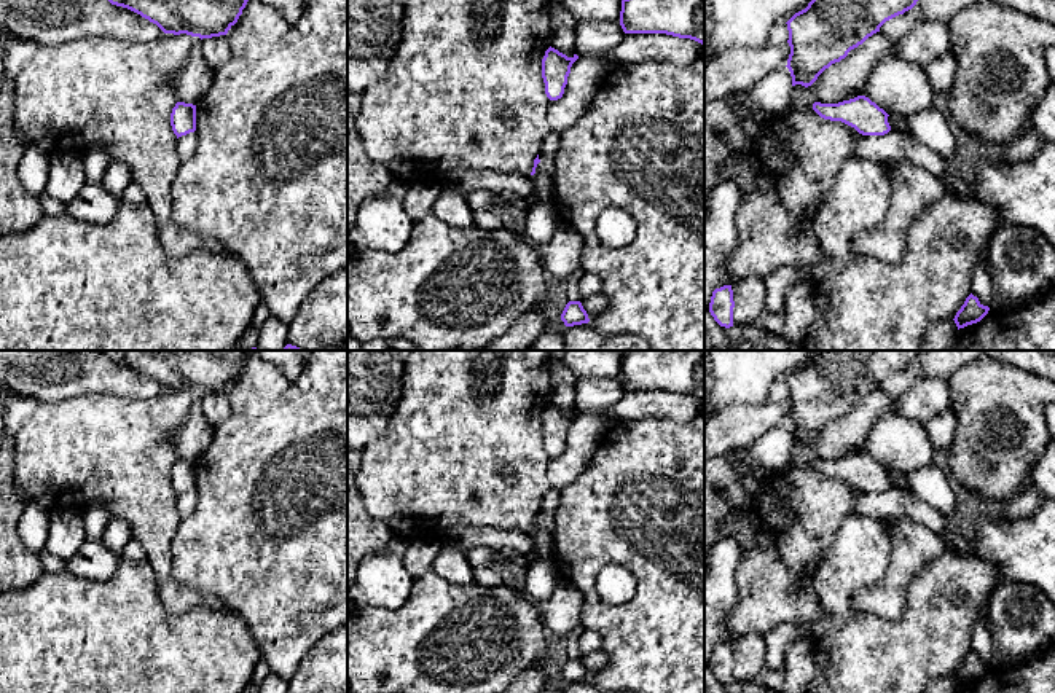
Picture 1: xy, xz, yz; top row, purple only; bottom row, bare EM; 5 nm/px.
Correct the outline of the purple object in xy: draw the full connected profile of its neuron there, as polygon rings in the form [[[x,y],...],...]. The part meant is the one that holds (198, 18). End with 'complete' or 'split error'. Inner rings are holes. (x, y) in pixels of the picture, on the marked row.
[[[108,0],[127,8],[164,33],[212,38],[226,35],[249,0]]]; complete

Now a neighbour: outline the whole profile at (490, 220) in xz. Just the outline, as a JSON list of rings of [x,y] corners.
[[[473,210],[473,226],[496,231],[502,228],[502,218],[492,210]]]

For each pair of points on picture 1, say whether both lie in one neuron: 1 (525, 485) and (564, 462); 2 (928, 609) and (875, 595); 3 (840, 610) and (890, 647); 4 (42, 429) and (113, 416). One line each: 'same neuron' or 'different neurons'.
1: different neurons
2: different neurons
3: different neurons
4: same neuron

